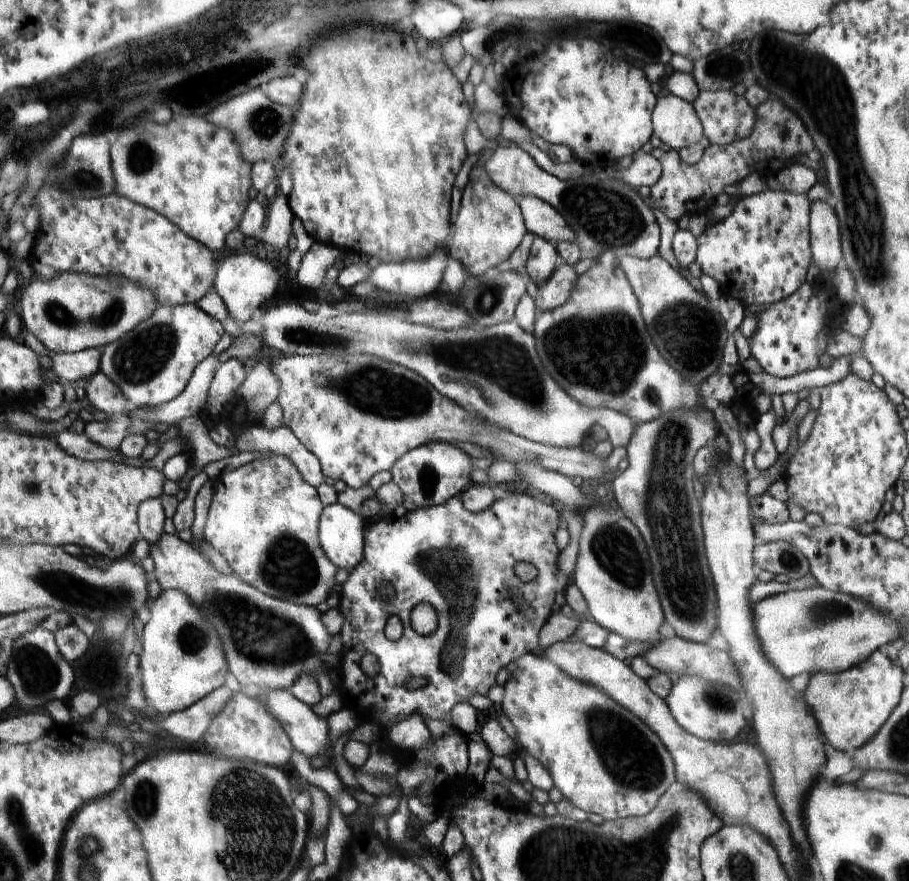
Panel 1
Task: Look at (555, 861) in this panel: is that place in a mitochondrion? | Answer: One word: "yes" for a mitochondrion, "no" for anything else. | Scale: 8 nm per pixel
yes

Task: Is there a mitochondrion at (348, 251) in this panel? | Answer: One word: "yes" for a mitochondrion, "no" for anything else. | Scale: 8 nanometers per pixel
no

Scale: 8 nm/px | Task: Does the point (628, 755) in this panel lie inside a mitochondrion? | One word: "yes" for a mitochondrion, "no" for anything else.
yes

